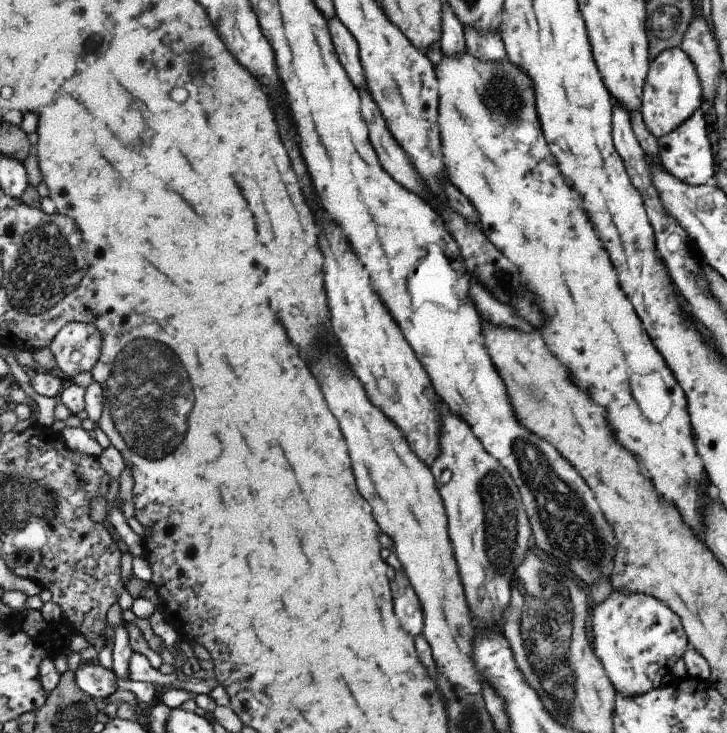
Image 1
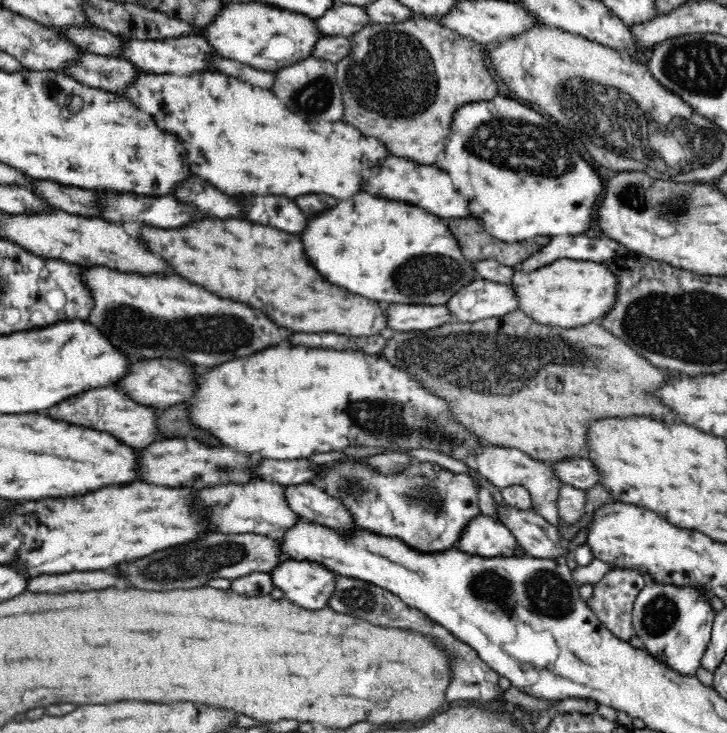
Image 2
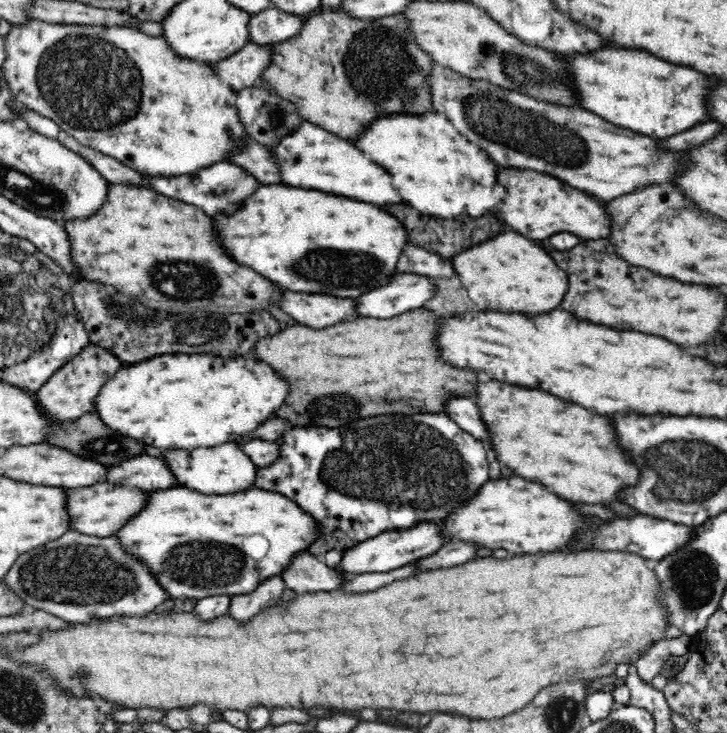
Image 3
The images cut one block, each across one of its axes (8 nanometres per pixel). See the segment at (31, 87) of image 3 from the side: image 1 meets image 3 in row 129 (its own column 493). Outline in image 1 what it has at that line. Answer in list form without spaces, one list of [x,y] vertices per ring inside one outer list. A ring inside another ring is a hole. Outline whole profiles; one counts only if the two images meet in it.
[[[467,52],[459,56],[443,56],[437,66],[433,64],[433,70],[439,94],[437,124],[441,134],[441,160],[447,180],[469,200],[477,212],[481,232],[519,268],[523,284],[535,294],[537,304],[547,318],[545,326],[539,330],[547,348],[561,364],[567,364],[575,384],[587,388],[593,400],[607,410],[607,420],[615,430],[615,440],[639,458],[643,464],[643,476],[653,482],[655,490],[669,504],[675,504],[685,524],[699,538],[703,494],[695,494],[691,480],[693,476],[705,478],[705,472],[689,432],[685,396],[661,360],[661,354],[653,348],[643,320],[635,314],[635,308],[623,294],[617,282],[617,272],[603,248],[603,240],[599,240],[599,234],[581,204],[581,198],[551,154],[533,106],[535,98],[529,76],[509,58],[501,62],[481,62]]]

